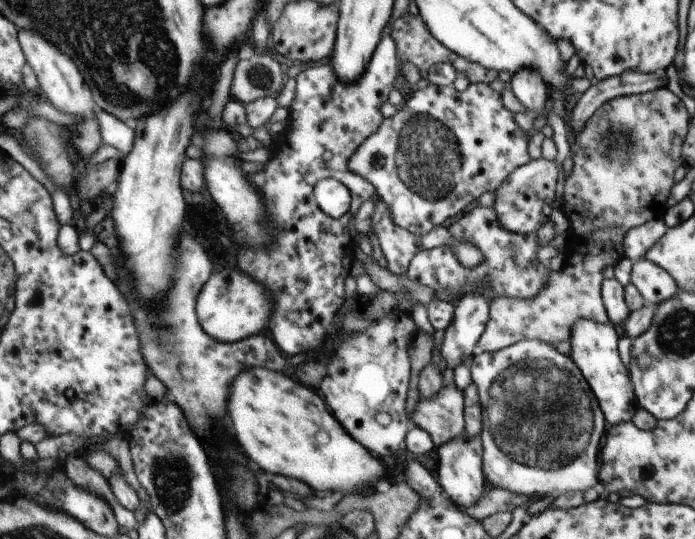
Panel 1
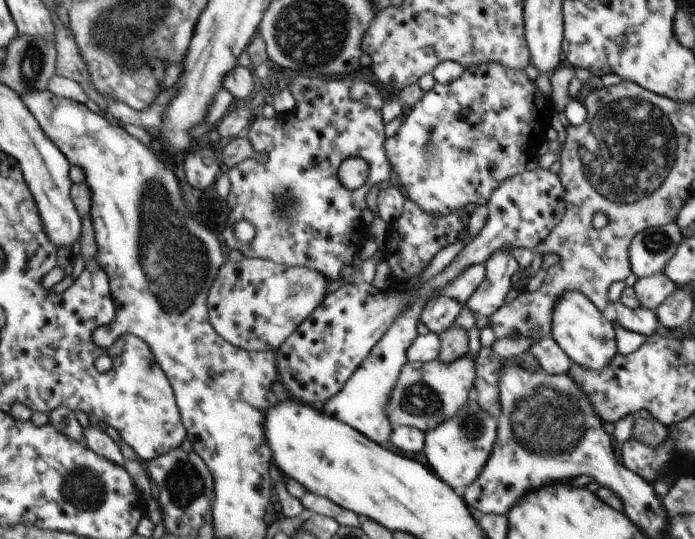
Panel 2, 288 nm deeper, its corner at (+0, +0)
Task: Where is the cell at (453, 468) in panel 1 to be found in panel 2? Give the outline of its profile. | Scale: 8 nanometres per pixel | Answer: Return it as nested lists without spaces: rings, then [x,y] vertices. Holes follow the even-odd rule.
[[[471,396],[467,404],[449,420],[443,420],[431,432],[425,432],[425,458],[433,472],[437,472],[443,482],[447,482],[459,496],[465,494],[465,488],[479,478],[483,466],[487,464],[493,446],[497,442],[497,418],[483,410],[483,406]]]

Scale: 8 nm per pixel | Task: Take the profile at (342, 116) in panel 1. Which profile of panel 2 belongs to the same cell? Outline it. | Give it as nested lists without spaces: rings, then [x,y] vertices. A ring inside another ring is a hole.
[[[297,76],[291,84],[291,94],[295,98],[295,108],[291,112],[275,114],[273,118],[253,118],[245,138],[253,146],[249,160],[243,160],[239,166],[229,168],[231,180],[231,216],[223,232],[229,250],[241,250],[243,258],[273,260],[279,266],[287,268],[311,268],[327,276],[329,282],[341,282],[339,272],[343,266],[351,266],[351,260],[357,250],[361,250],[367,226],[361,222],[361,210],[365,208],[365,194],[373,184],[389,180],[391,164],[385,156],[385,136],[381,122],[381,96],[377,90],[357,78],[339,78],[339,76]],[[347,158],[359,158],[369,166],[369,176],[363,186],[357,190],[347,190],[339,180],[339,166]],[[247,220],[255,228],[255,236],[249,244],[241,242],[235,236],[235,224]]]

